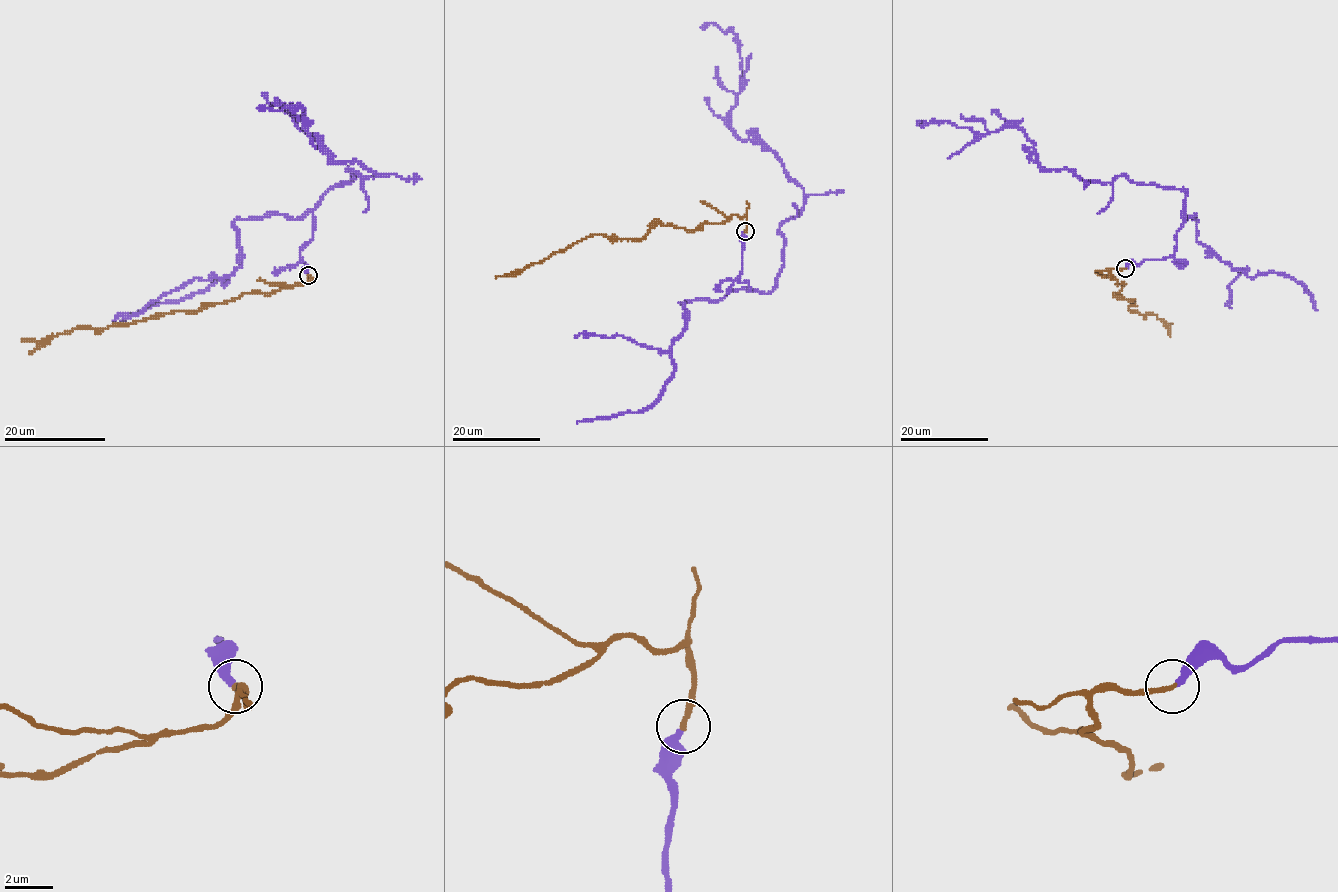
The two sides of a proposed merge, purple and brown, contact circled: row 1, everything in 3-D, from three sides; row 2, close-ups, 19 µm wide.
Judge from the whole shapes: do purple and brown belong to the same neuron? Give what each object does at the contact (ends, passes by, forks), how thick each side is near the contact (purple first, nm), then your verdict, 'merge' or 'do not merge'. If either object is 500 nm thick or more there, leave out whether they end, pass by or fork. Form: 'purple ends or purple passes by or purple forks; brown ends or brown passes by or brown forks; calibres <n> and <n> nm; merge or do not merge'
purple ends; brown ends; calibres 320 and 200 nm; merge

